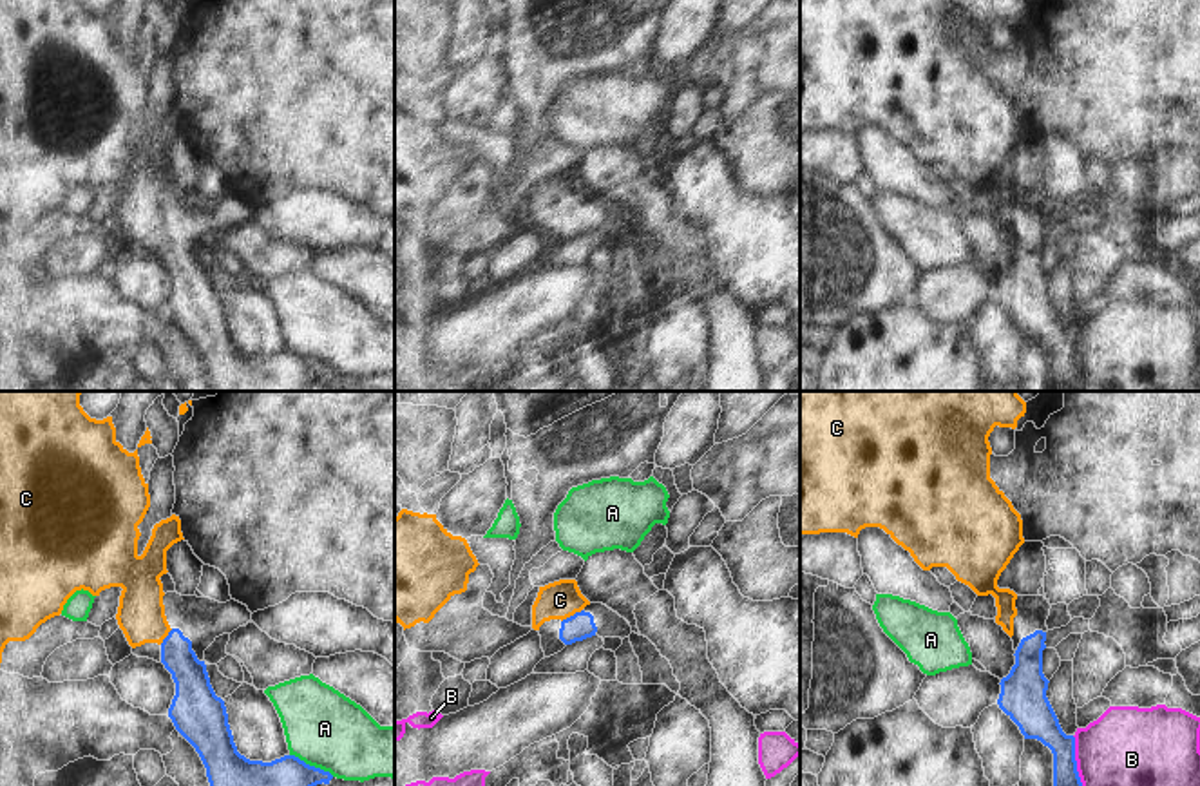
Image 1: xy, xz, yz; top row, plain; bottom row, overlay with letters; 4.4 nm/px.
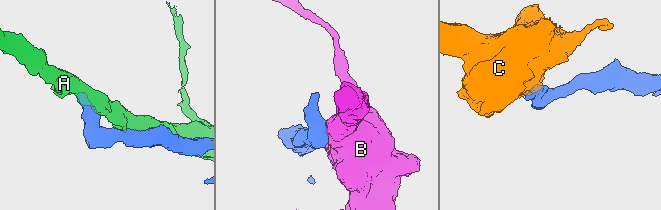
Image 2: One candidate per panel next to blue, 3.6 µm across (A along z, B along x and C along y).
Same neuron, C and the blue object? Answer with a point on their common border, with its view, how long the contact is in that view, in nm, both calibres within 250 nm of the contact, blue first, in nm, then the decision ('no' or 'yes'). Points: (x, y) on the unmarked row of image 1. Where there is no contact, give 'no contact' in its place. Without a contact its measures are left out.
xz (571, 210) | 110 nm | 120/170 nm | yes

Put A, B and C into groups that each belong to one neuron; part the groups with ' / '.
A / B / C

